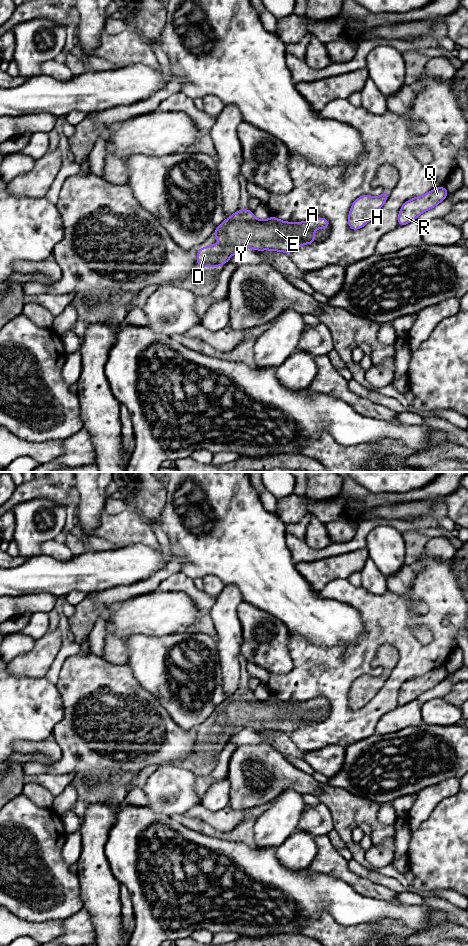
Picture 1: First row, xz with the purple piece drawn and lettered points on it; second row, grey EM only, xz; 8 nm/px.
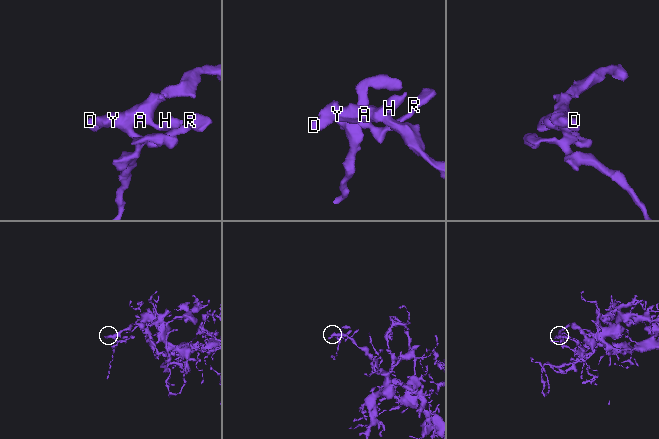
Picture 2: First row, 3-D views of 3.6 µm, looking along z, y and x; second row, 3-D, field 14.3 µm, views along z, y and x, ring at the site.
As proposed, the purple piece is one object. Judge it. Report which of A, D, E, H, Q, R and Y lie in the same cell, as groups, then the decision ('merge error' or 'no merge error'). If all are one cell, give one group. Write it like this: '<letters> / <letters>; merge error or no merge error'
A D E H Q R Y; no merge error

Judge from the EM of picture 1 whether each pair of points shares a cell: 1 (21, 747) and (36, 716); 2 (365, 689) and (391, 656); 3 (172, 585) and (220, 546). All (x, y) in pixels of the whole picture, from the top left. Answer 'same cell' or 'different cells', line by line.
1: different cells
2: same cell
3: different cells

